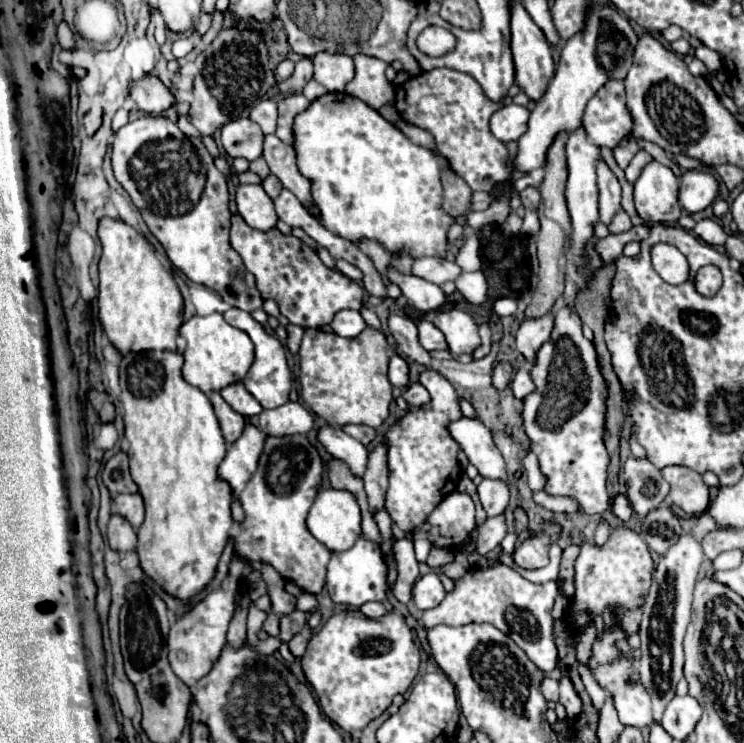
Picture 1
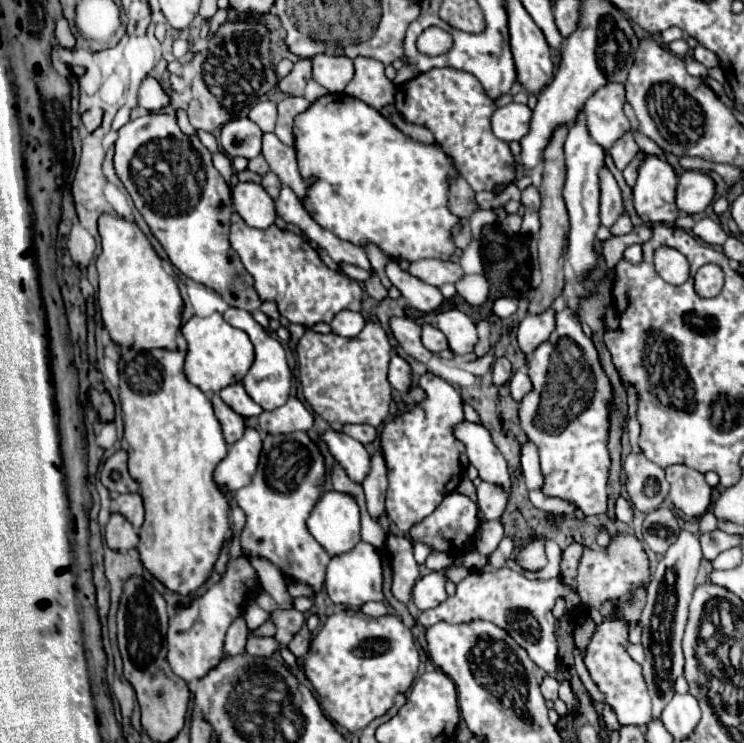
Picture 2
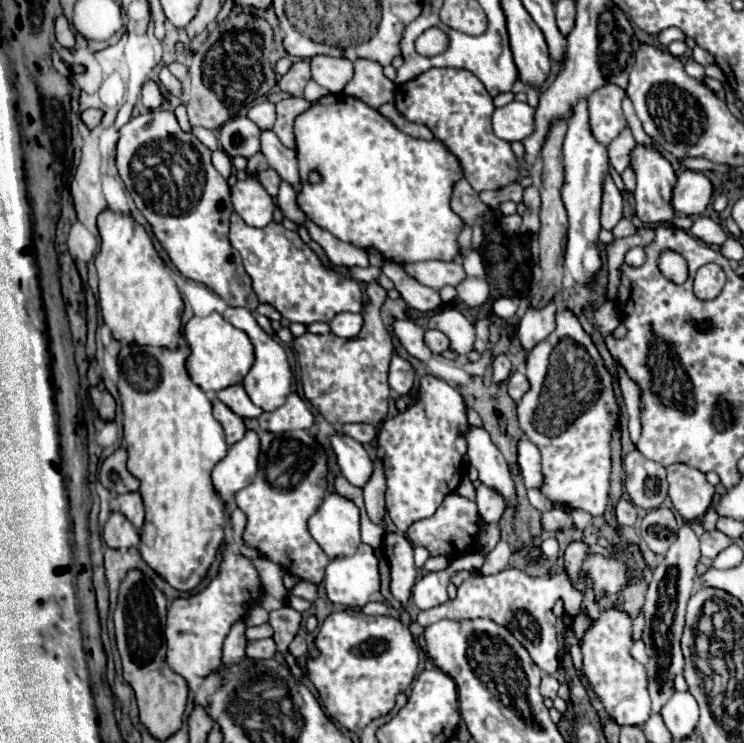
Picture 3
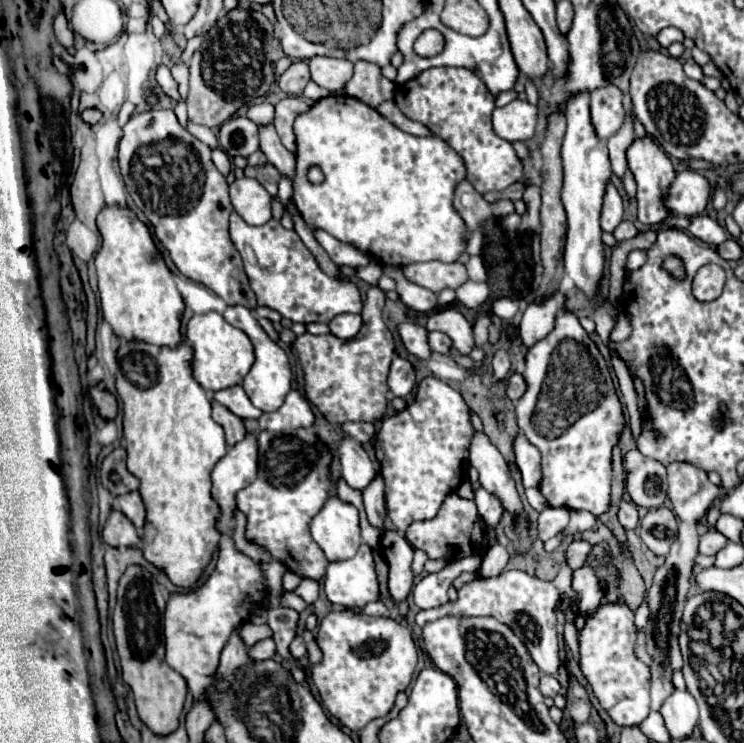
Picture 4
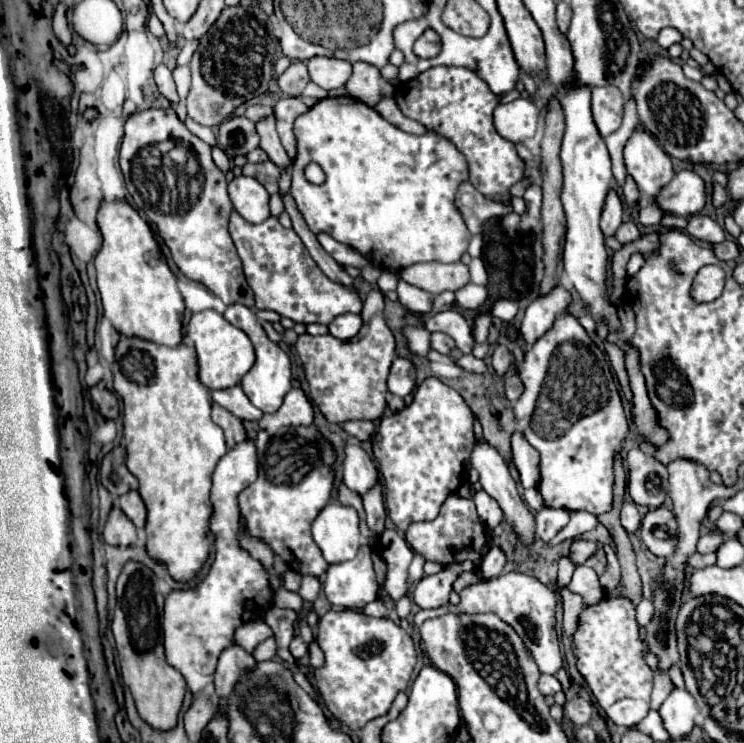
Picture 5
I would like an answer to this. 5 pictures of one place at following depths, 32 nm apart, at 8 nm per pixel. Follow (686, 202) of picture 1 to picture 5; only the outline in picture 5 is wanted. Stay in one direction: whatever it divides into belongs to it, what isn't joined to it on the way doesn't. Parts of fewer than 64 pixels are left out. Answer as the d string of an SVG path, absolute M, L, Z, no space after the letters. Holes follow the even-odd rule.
M682 170L656 194L656 206L664 214L690 218L704 208L704 198L704 180L692 170Z

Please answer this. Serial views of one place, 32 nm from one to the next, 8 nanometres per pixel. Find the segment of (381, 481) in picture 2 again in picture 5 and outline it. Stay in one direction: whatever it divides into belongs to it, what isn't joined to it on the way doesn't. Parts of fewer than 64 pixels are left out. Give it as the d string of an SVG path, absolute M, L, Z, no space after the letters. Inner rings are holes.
M378 484L364 496L364 510L366 510L366 524L374 536L380 536L384 532L384 520L386 510L382 502L382 486Z

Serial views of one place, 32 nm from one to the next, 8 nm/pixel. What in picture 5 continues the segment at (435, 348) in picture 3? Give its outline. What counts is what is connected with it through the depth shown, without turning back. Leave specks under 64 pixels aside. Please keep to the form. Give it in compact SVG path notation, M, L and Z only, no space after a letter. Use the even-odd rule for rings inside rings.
M434 332L432 334L432 344L430 344L434 350L438 350L440 354L450 354L454 348L456 348L456 344L454 344L454 340L448 336L448 334L442 334L442 332Z

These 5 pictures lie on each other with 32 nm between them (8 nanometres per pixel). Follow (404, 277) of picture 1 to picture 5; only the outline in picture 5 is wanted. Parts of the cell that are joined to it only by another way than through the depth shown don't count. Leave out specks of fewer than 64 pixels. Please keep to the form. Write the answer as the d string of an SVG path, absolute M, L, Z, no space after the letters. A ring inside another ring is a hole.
M400 280L398 282L398 300L404 308L408 308L410 312L418 312L424 314L432 308L432 294L428 294L426 290L420 290L416 286L410 286L408 282Z

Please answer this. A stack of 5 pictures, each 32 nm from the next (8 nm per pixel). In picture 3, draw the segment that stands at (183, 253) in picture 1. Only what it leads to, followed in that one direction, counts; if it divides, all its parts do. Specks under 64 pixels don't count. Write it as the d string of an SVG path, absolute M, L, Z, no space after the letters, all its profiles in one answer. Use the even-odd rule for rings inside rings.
M150 110L146 114L134 116L128 124L124 124L120 128L116 166L118 166L120 178L124 180L126 190L130 192L136 208L150 222L154 236L168 252L172 264L186 278L212 288L228 306L242 306L242 308L254 312L258 308L258 298L250 286L250 276L246 274L246 270L242 266L240 254L232 248L232 244L228 240L228 218L232 214L228 182L212 166L210 150L198 138L194 138L190 132L184 132L180 128L174 112ZM176 170L180 170L180 174L184 172L182 180L178 180L174 176Z

